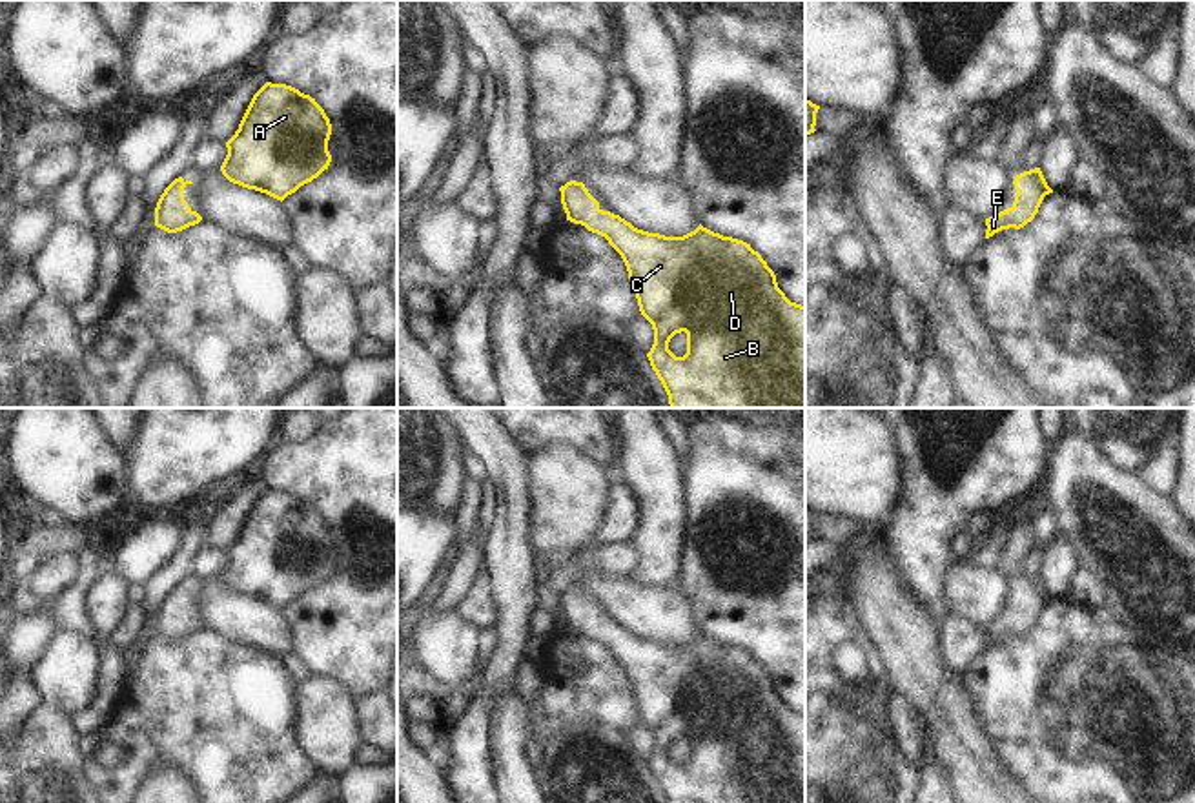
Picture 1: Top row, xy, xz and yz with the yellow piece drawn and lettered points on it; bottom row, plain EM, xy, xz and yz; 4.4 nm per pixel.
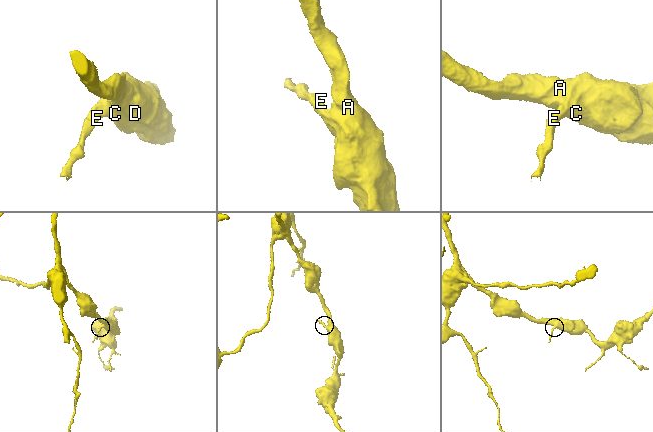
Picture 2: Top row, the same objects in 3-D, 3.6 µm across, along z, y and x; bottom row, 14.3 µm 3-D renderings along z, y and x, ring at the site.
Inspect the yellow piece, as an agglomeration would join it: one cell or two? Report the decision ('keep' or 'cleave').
keep

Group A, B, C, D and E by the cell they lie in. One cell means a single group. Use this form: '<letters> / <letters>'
A B C D E

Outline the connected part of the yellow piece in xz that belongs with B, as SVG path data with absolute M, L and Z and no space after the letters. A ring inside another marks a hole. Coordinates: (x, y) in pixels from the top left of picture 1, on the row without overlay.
M570 588L559 599L567 628L605 645L621 663L654 737L647 765L667 803L805 803L805 714L785 705L751 652L701 632L683 645L649 641L603 619L583 590ZM681 739L687 761L676 765L669 750Z

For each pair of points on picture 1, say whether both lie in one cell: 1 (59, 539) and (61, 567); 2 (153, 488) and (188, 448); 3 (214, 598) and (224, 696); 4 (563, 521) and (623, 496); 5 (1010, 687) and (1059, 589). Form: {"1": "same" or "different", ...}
{"1": "different", "2": "same", "3": "different", "4": "different", "5": "different"}

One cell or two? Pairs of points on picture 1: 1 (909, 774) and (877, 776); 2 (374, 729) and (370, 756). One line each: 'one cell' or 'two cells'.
1: one cell
2: two cells

